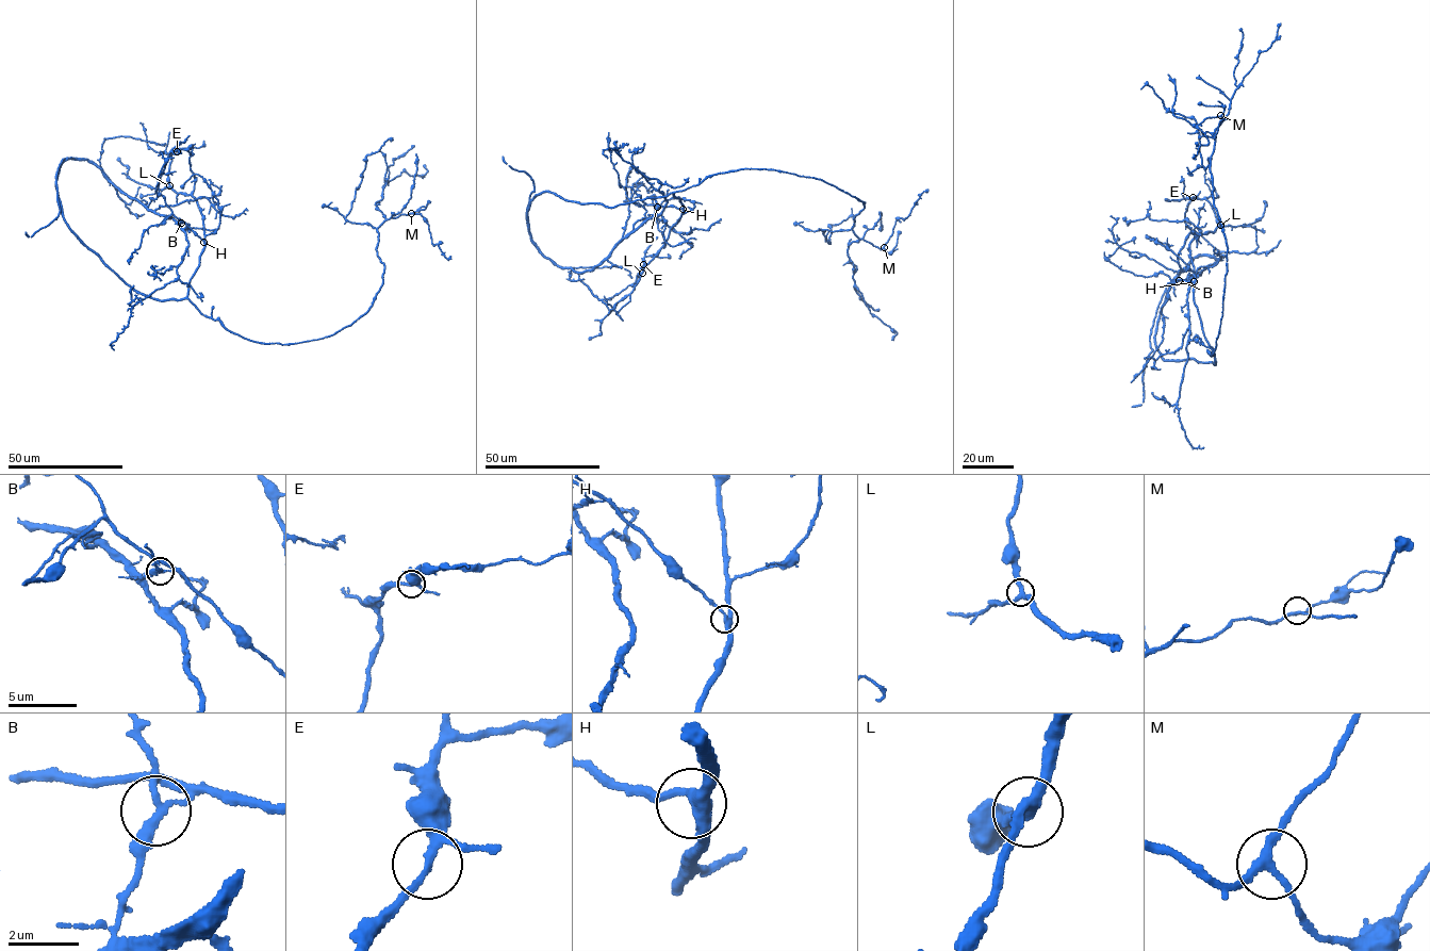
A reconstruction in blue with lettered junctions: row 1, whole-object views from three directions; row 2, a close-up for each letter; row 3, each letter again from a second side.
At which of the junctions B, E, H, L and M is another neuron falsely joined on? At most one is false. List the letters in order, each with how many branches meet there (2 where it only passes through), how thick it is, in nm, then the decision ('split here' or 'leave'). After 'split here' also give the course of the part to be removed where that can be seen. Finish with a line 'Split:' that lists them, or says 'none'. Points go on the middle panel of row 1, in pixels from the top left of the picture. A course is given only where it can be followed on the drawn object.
B: 3 branches meet; 220 nm thick; leave
E: 3 branches meet; 180 nm thick; leave
H: 3 branches meet; 360 nm thick; leave
L: 3 branches meet; 280 nm thick; leave
M: 3 branches meet; 200 nm thick; leave
Split: none

